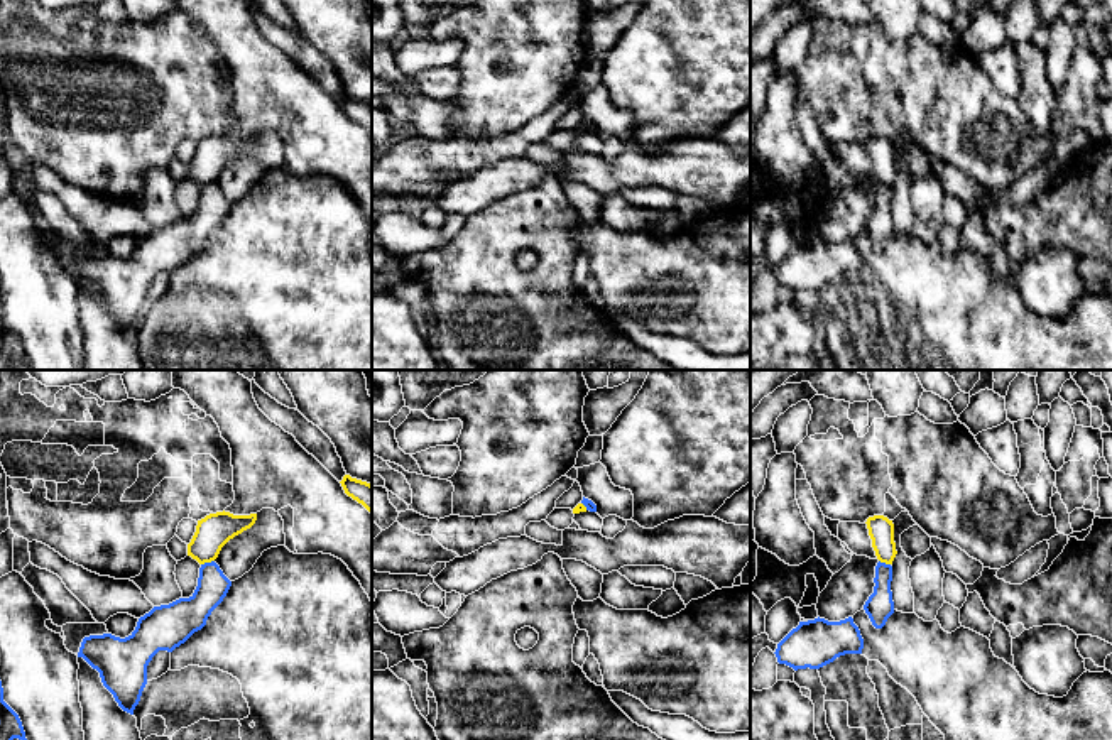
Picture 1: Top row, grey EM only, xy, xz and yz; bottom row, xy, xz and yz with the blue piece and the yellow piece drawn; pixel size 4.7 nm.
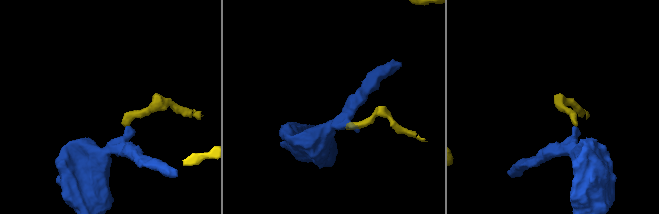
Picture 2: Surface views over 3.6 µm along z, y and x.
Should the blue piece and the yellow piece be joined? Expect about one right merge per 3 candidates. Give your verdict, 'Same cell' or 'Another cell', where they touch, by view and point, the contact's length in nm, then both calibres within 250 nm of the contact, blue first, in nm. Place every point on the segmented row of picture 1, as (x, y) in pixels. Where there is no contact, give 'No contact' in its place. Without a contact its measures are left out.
Another cell. Touches blue at xy (207, 563). Shared border 70 nm. Thickness 150 nm (blue) against 160 nm

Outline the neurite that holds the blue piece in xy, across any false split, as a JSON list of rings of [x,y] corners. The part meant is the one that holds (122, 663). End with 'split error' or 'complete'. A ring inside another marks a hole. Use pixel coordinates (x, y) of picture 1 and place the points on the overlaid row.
[[[215,561],[204,563],[189,598],[154,607],[139,618],[135,630],[125,639],[112,634],[84,637],[78,657],[100,672],[103,686],[118,706],[134,715],[147,684],[147,666],[152,657],[159,650],[172,652],[201,630],[230,586],[232,581]]] | complete

